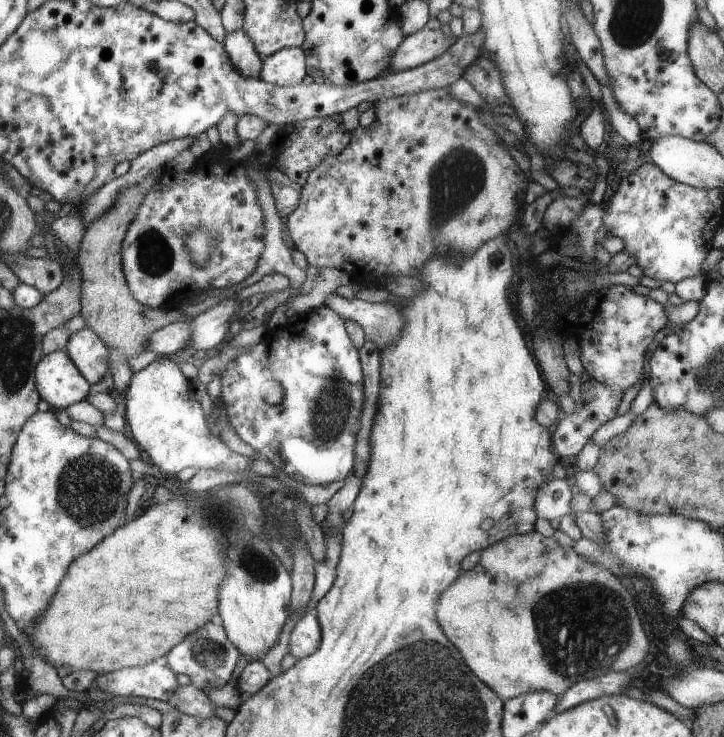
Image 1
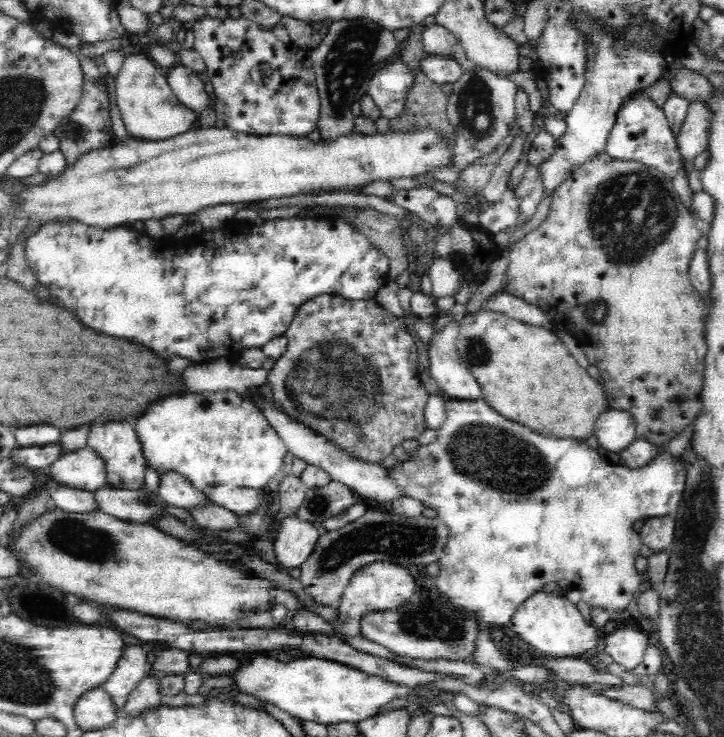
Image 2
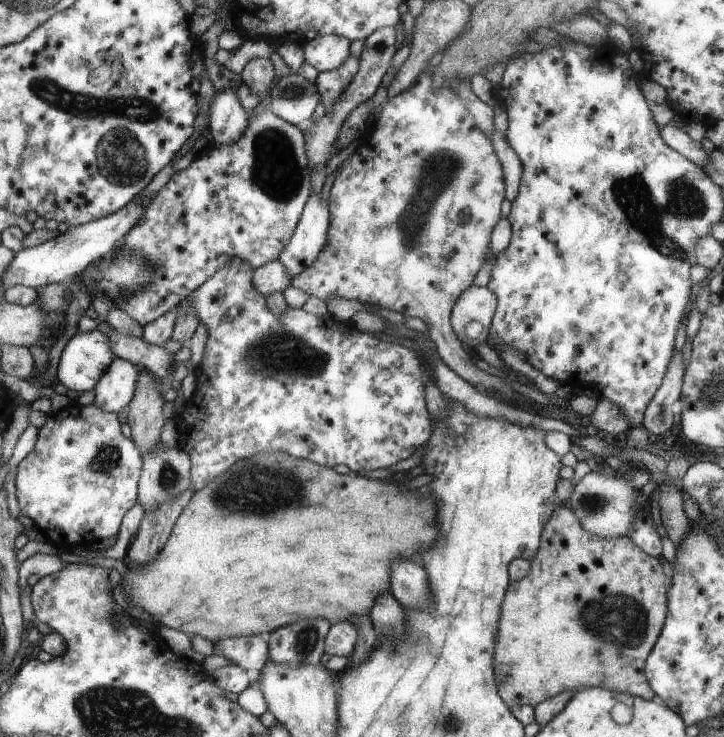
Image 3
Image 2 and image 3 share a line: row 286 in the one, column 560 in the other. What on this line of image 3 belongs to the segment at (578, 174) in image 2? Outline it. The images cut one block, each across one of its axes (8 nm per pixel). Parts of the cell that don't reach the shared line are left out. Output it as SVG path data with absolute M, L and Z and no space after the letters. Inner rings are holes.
M561 503L550 516L550 520L542 532L540 546L536 555L529 561L530 570L519 581L511 581L511 588L507 586L507 604L503 604L503 628L499 629L499 652L495 653L495 672L499 672L499 692L503 692L503 700L511 707L529 705L534 707L542 700L550 699L563 691L575 691L582 687L601 687L605 690L625 693L645 700L653 698L653 691L648 684L644 672L647 655L654 648L658 636L662 632L661 624L665 618L665 604L669 604L668 592L665 588L665 576L656 558L649 558L638 546L635 546L627 536L602 539L591 534L579 524L573 510L566 503Z

